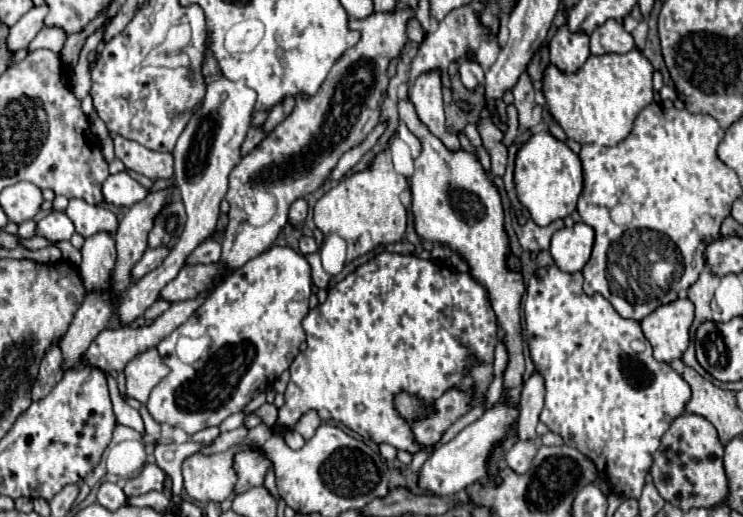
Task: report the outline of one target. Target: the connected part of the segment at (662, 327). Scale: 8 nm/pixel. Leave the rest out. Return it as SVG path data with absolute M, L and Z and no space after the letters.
M676 298L666 306L650 312L642 322L642 332L654 348L654 358L670 362L682 358L690 344L690 326L694 320L694 304L688 298Z

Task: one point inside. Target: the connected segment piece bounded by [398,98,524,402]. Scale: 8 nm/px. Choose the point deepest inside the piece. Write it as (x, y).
(454, 201)

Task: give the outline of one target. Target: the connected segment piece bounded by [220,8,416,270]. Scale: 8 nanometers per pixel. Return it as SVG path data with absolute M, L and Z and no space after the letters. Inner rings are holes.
M394 8L390 12L376 12L364 20L350 20L350 30L358 30L362 34L360 42L346 50L342 58L338 58L326 82L322 82L318 94L314 94L314 98L296 98L292 114L286 116L232 170L230 188L226 194L226 200L230 202L230 222L224 232L220 258L220 262L226 264L228 270L236 270L244 266L250 258L266 252L276 240L278 232L286 226L290 204L324 186L340 156L350 148L358 146L366 138L366 134L380 122L382 88L388 88L386 68L390 60L400 56L402 48L406 46L406 24L414 16L416 8ZM246 184L266 190L276 198L276 210L272 218L262 226L252 226L248 222L248 214L244 212L240 190Z

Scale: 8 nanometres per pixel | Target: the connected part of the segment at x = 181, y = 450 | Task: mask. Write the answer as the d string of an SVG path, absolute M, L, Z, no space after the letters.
M184 442L184 444L156 444L154 446L154 458L156 464L172 478L172 492L176 496L182 496L182 474L180 474L180 464L184 462L184 458L188 458L190 454L206 448L208 444L196 444L196 442Z

